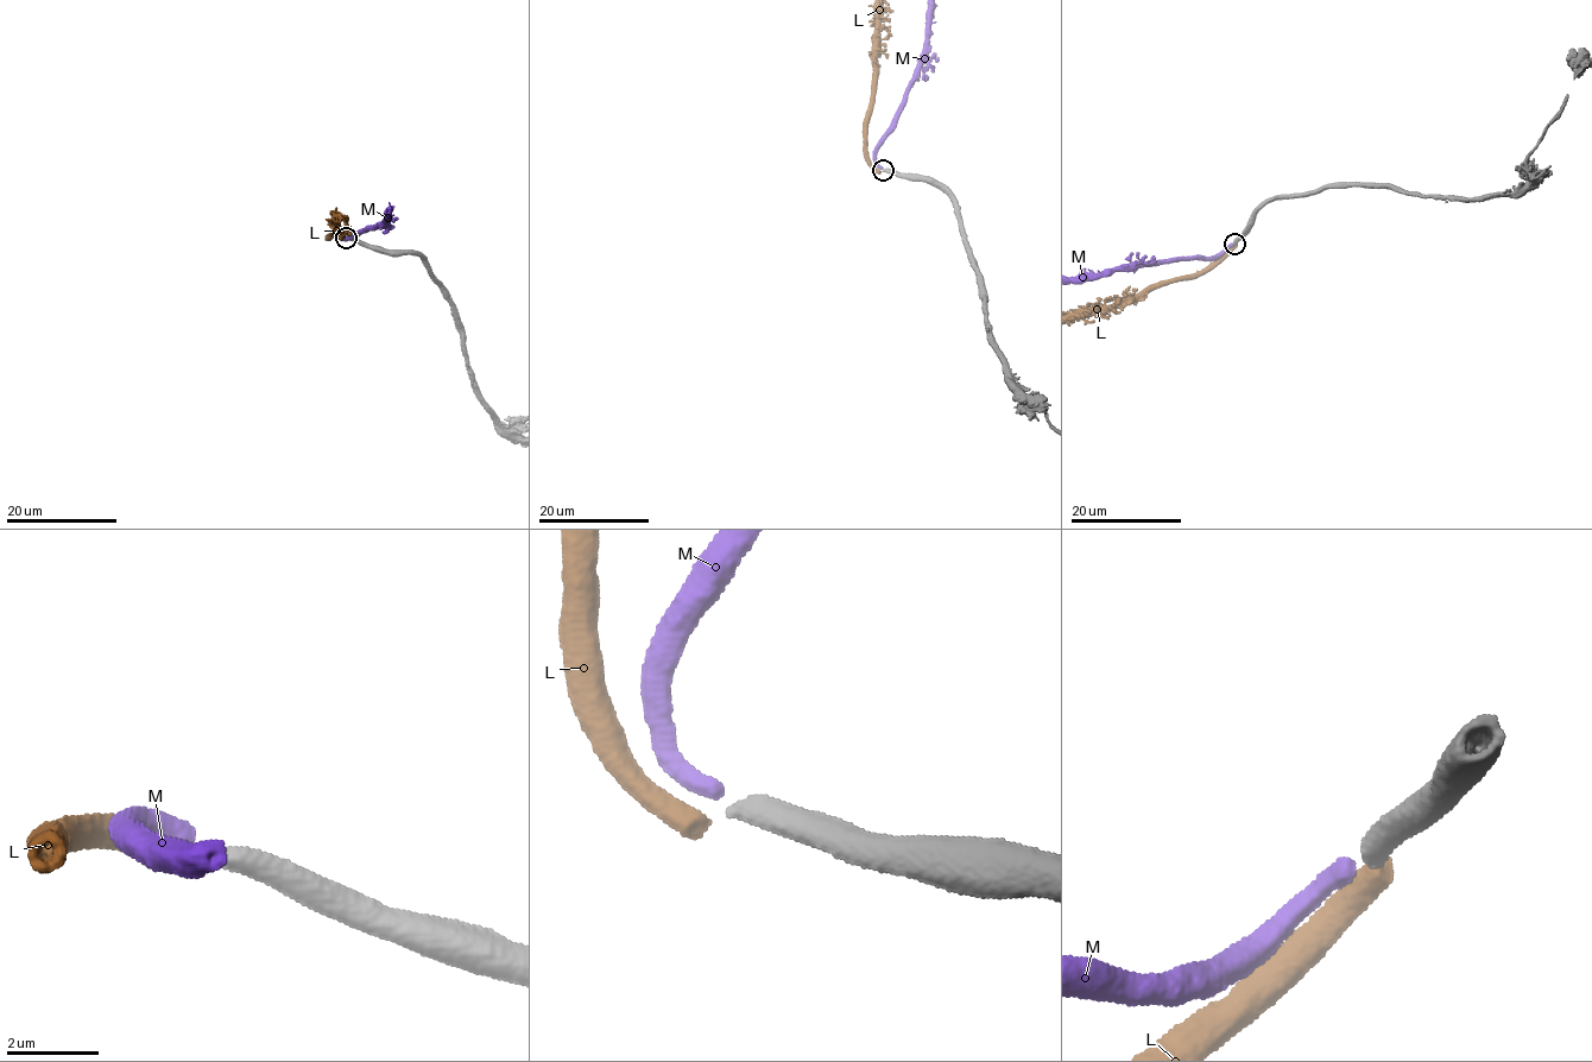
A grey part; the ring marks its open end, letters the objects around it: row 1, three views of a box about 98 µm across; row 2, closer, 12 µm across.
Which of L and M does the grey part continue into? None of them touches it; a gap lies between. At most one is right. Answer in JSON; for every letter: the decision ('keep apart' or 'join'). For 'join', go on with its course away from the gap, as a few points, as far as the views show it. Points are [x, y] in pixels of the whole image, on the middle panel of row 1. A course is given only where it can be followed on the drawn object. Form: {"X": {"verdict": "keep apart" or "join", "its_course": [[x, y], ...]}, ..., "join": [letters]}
{"L": {"verdict": "join"}, "M": {"verdict": "keep apart"}, "join": ["L"]}

